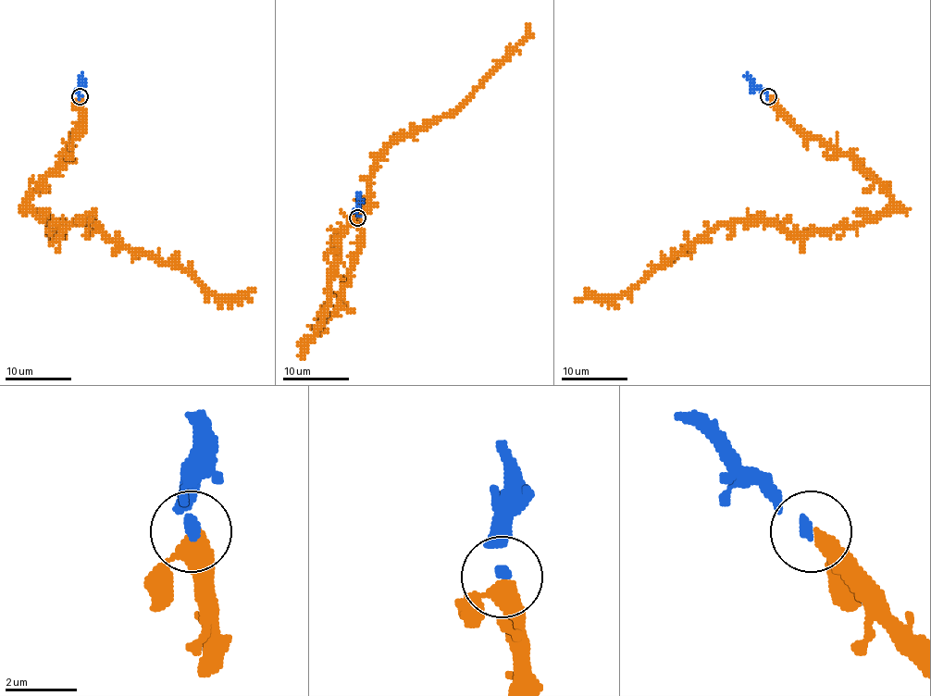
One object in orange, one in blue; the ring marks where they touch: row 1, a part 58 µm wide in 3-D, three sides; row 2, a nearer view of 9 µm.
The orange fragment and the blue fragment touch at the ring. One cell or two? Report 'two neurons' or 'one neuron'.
one neuron

